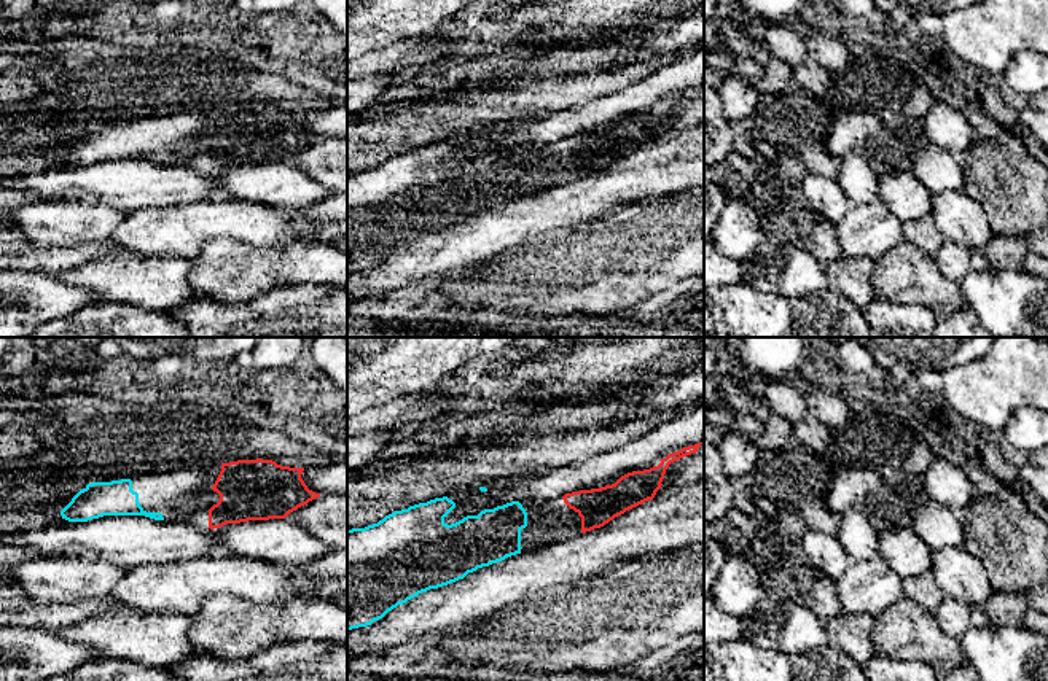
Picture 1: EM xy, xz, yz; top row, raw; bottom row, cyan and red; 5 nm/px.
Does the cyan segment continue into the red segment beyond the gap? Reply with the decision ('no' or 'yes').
yes

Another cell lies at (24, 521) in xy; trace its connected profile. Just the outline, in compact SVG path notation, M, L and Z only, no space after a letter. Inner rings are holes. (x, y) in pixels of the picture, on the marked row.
M0 469L0 541L68 522L61 511L88 482L54 479L33 469Z

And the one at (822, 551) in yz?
M808 528L800 546L808 562L835 582L841 579L851 563L836 535Z

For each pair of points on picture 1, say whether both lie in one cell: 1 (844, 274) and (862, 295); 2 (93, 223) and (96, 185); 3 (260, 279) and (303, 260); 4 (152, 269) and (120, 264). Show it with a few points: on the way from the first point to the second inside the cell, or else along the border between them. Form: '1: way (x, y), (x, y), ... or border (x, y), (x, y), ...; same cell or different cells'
1: way (849, 279), (859, 290); same cell
2: border (58, 201), (101, 202), (126, 214); different cells
3: way (271, 268), (292, 264); same cell
4: way (144, 269), (128, 269); same cell

